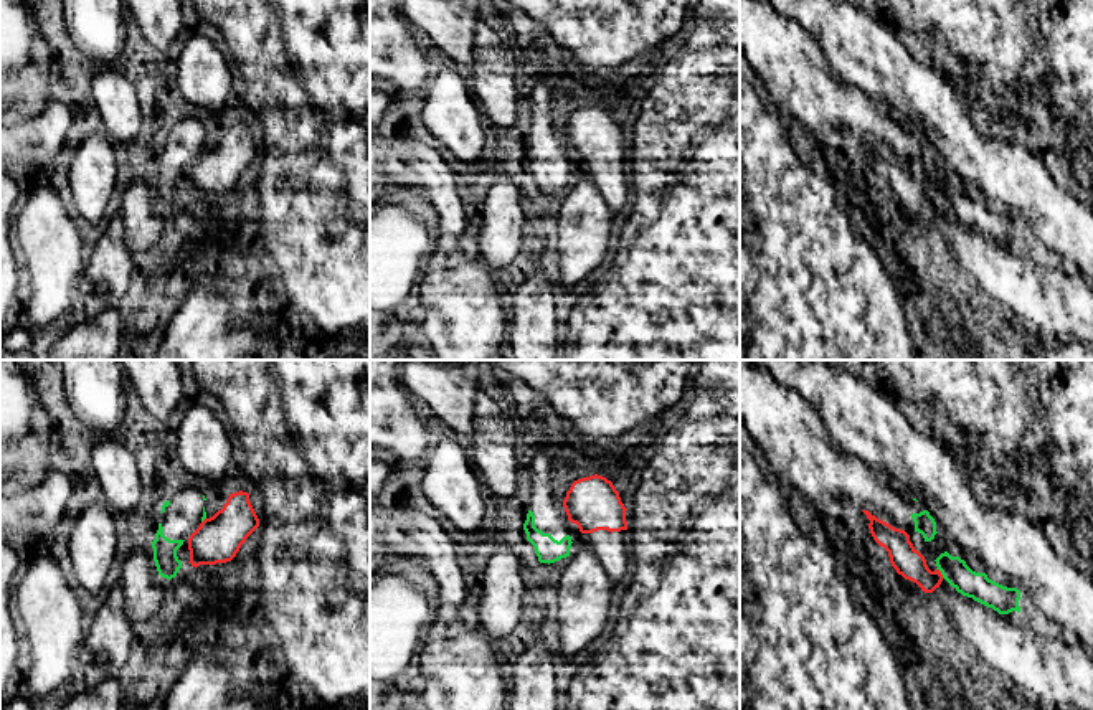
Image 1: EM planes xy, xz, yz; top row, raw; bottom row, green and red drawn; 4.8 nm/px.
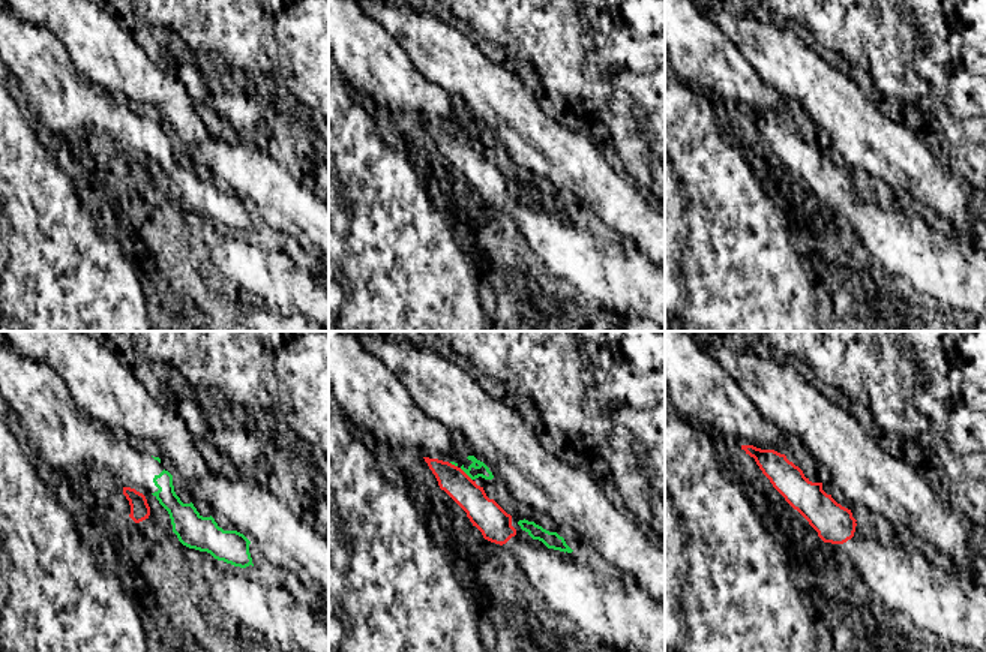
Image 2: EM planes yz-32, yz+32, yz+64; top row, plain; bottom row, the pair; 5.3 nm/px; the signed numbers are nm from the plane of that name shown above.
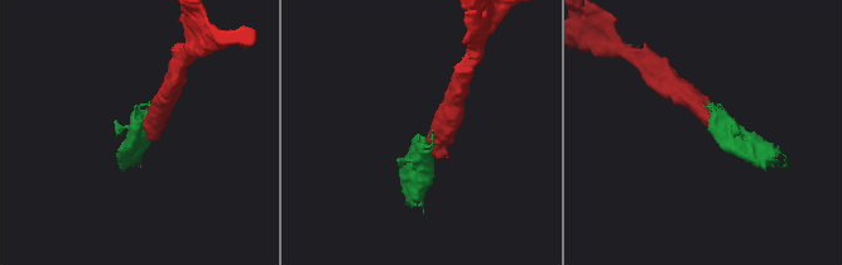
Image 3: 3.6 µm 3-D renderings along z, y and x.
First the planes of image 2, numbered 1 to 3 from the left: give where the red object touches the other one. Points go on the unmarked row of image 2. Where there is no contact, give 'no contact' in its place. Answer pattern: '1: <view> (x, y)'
1: no contact
2: yz+32 (465, 137)
3: no contact

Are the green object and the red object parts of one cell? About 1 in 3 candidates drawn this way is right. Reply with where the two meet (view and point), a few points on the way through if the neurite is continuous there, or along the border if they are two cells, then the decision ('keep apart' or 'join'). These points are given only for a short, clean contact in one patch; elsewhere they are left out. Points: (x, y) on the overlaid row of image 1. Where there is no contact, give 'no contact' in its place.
yz (941, 573) | along yz (938, 568), (943, 577) | keep apart

